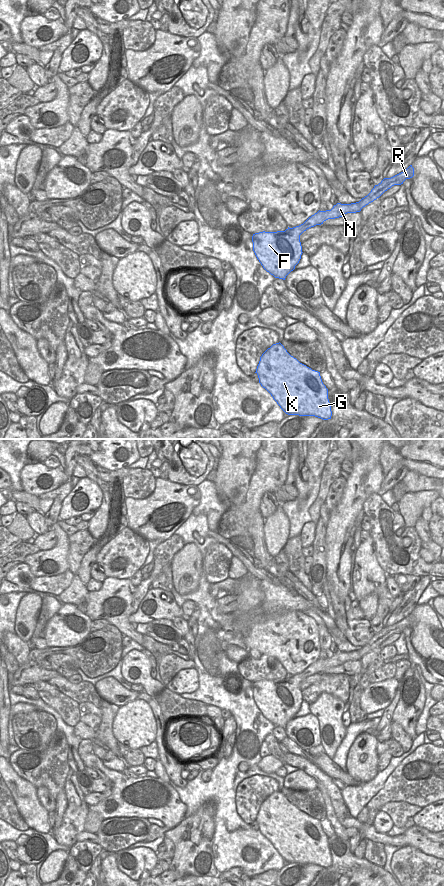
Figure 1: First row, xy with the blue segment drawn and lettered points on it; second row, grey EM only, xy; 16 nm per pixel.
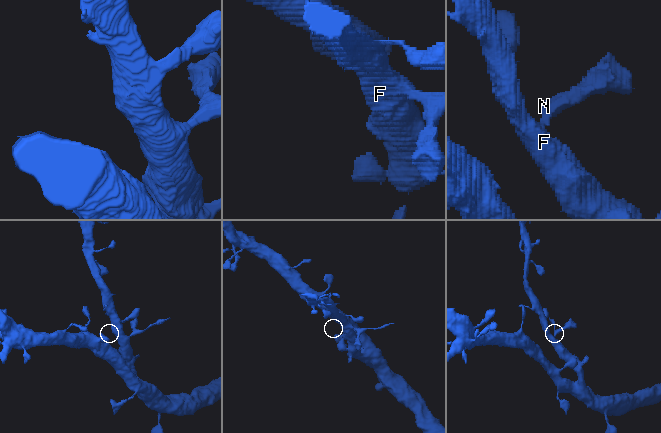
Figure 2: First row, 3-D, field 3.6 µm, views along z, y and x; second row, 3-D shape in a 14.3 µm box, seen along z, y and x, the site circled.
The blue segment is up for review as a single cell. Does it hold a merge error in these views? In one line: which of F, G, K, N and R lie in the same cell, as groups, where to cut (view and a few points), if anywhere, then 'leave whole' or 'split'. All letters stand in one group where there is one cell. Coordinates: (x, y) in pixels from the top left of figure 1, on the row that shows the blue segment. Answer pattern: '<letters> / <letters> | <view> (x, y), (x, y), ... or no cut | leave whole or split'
F G K N / R | xy (367, 195), (372, 201) | split

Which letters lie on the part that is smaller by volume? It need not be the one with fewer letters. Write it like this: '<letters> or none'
R

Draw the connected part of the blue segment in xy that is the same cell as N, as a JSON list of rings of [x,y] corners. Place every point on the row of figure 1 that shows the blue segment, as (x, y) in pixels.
[[[370,196],[351,204],[337,203],[331,210],[318,211],[303,224],[285,231],[259,232],[252,236],[253,251],[263,268],[275,278],[285,280],[295,269],[302,255],[300,235],[307,229],[323,224],[328,219],[342,217],[347,213],[360,212],[371,203]]]

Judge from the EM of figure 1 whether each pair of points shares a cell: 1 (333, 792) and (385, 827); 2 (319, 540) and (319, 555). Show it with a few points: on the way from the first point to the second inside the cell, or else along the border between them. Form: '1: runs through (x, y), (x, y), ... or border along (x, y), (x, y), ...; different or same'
1: border along (372, 825), (377, 831), (387, 833); different
2: runs through (319, 544), (319, 551); same

